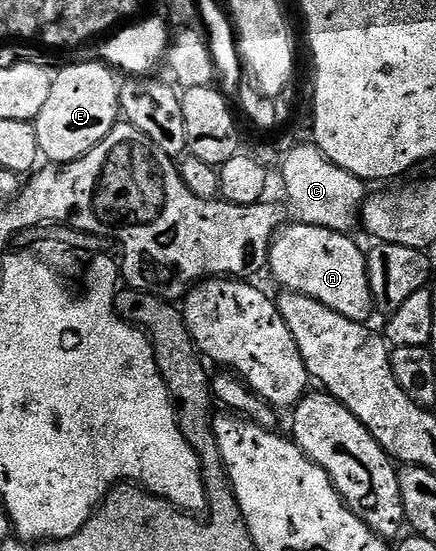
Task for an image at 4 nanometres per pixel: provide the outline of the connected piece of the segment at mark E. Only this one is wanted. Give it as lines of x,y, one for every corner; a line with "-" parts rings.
96,59
68,65
53,76
50,99
46,99
36,125
41,154
49,162
63,163
86,155
118,124
120,85
115,76
111,68

